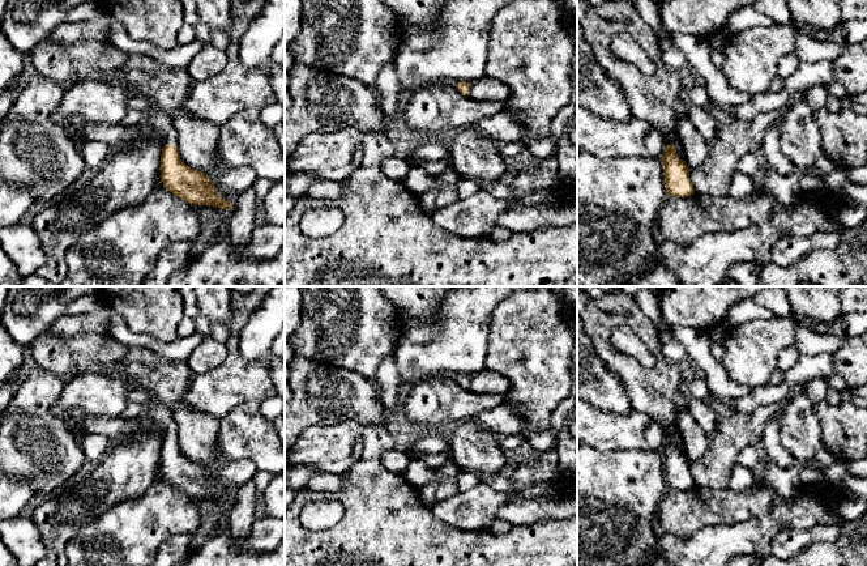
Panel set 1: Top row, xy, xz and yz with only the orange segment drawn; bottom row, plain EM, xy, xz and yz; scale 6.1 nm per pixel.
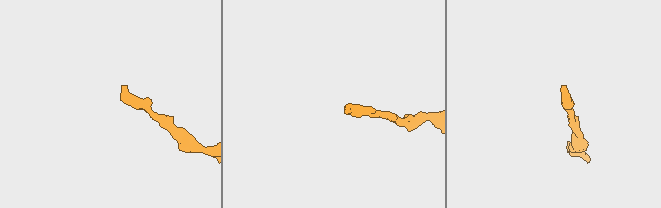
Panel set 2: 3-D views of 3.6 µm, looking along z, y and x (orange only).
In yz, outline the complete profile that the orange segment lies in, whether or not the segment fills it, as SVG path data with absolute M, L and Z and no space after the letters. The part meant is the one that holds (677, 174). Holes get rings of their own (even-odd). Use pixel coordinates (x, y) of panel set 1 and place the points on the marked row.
M667 133L666 150L662 156L667 196L687 197L695 193L689 179L689 169L675 150L676 133Z

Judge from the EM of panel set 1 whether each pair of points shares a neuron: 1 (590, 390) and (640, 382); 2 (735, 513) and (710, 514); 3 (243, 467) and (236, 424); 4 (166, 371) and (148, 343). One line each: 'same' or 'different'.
1: different
2: same
3: different
4: different

